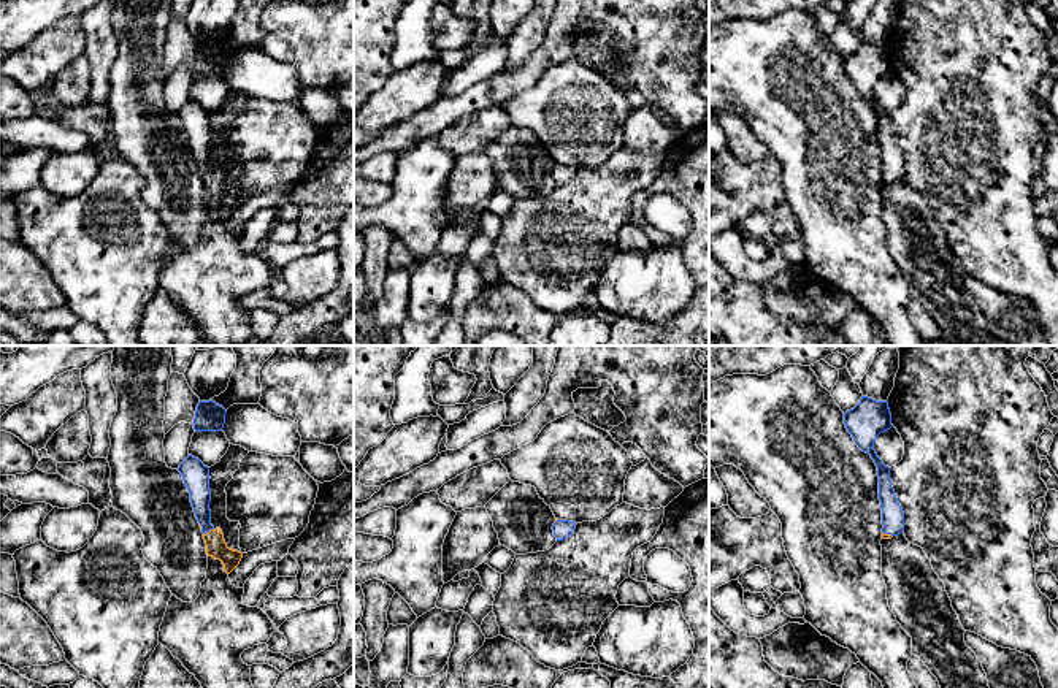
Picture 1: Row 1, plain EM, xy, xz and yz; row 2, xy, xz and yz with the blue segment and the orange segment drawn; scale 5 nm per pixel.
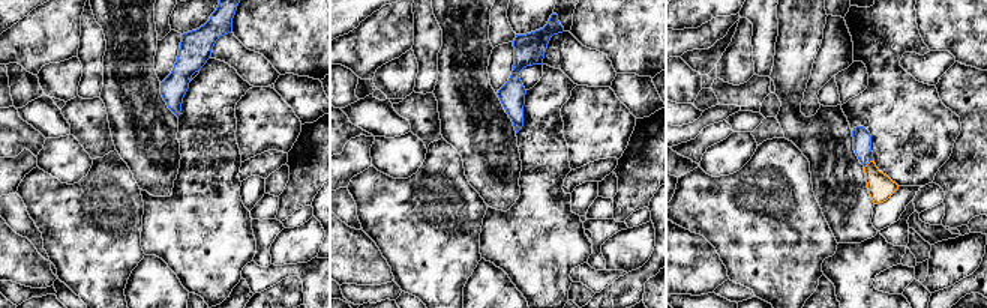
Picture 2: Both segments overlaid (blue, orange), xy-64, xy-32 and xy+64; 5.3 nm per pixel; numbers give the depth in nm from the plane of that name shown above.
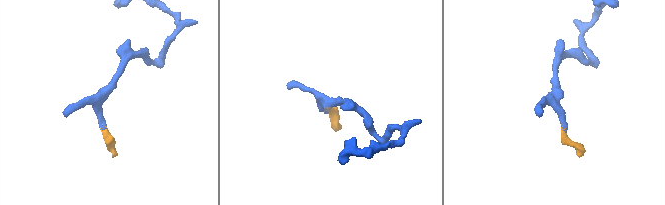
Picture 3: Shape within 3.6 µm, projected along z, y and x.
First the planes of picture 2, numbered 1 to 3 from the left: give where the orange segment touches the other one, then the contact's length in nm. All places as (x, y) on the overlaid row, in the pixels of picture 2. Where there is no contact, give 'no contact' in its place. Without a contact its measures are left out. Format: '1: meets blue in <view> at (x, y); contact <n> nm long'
1: no contact
2: no contact
3: meets blue in xy+64 at (867, 163); contact 60 nm long

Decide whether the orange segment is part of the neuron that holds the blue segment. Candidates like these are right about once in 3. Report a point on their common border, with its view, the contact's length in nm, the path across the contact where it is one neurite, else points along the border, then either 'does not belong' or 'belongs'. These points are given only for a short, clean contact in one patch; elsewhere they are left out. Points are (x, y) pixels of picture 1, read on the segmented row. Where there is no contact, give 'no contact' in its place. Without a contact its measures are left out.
meets blue in xy at (208, 531); contact 70 nm long; runs through xy (197, 484), (208, 531), (216, 547); belongs

